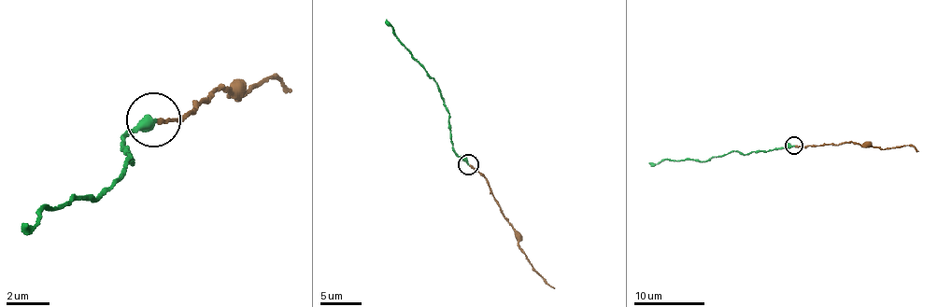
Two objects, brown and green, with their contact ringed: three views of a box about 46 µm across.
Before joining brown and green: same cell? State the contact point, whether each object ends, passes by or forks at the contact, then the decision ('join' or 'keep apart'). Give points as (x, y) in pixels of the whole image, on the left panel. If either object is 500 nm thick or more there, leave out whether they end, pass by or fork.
at (153, 119); brown ends there; green ends there; join

